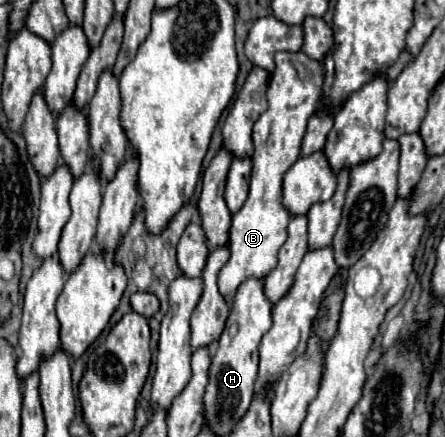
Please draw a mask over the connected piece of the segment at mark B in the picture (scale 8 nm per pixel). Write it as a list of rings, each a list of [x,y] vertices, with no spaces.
[[[288,53],[278,55],[278,65],[270,75],[270,85],[268,85],[268,109],[258,117],[252,131],[254,155],[252,155],[250,193],[244,207],[232,217],[232,227],[228,237],[230,259],[218,275],[218,289],[228,305],[234,303],[234,295],[240,283],[244,283],[246,279],[264,279],[268,271],[276,267],[276,255],[286,239],[286,227],[290,223],[290,215],[280,203],[282,177],[292,167],[292,163],[296,163],[296,159],[300,157],[300,141],[306,133],[306,123],[320,101],[320,91],[324,81],[322,63],[308,61],[306,69],[312,71],[312,75],[306,81],[302,81],[296,75],[294,59],[288,57],[292,55]]]

